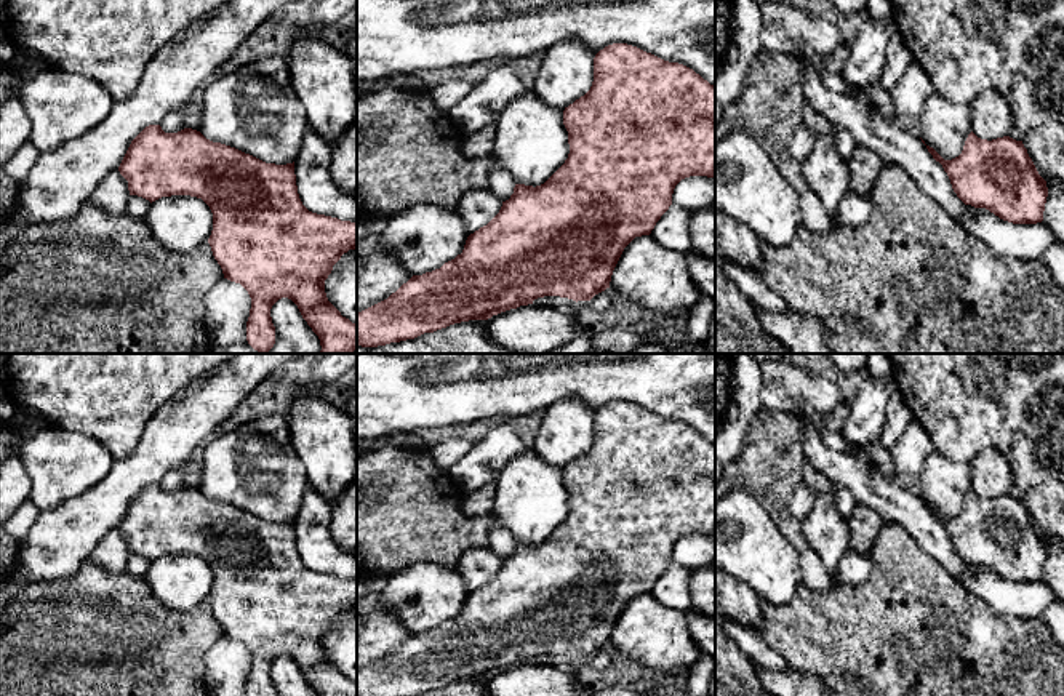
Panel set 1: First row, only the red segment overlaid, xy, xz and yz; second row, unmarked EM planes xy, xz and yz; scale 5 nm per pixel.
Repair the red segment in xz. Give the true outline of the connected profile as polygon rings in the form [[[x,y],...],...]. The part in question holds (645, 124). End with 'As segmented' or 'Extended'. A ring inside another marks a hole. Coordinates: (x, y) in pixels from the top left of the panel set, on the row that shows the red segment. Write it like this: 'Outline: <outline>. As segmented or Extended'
Outline: [[[613,43],[600,50],[594,58],[594,82],[590,90],[563,110],[563,125],[568,131],[570,154],[565,163],[541,186],[515,184],[514,194],[502,202],[499,213],[483,227],[470,234],[464,250],[440,269],[413,275],[387,299],[357,312],[357,346],[378,347],[390,342],[414,339],[424,333],[434,333],[454,323],[469,320],[488,320],[501,312],[533,304],[544,296],[560,296],[573,301],[590,301],[595,294],[610,288],[613,270],[624,248],[642,235],[650,235],[656,222],[672,205],[675,186],[690,176],[715,178],[715,86],[693,69],[664,61],[651,53],[627,43]]]. As segmented

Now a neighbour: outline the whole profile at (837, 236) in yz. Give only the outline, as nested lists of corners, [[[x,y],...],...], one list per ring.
[[[885,165],[869,195],[870,216],[861,226],[837,226],[829,234],[813,232],[803,224],[786,246],[762,242],[763,269],[760,277],[790,310],[816,318],[822,326],[822,342],[834,354],[1064,354],[1064,288],[1051,277],[1042,259],[1019,261],[995,254],[986,243],[966,232],[899,166]]]

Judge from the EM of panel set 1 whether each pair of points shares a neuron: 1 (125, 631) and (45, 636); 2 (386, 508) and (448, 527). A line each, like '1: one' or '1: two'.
1: one
2: one

